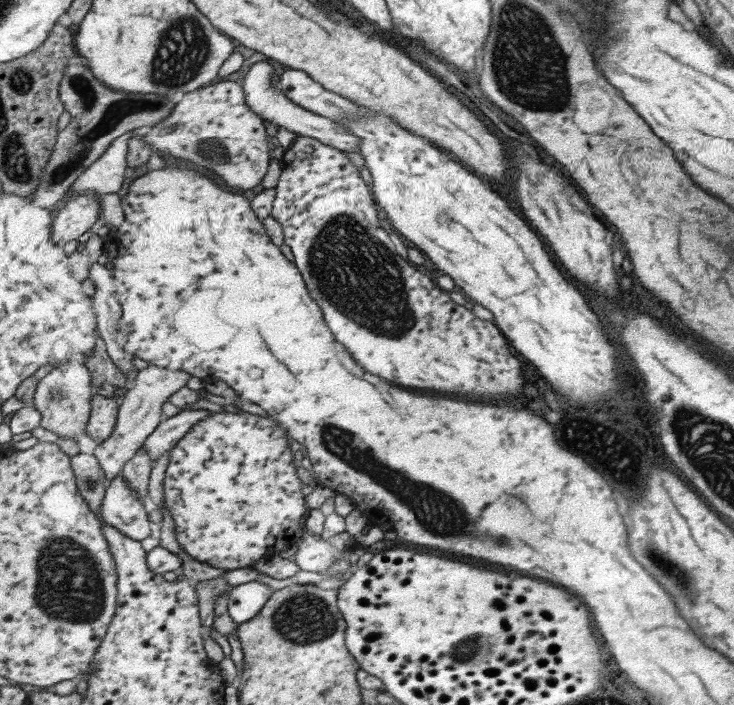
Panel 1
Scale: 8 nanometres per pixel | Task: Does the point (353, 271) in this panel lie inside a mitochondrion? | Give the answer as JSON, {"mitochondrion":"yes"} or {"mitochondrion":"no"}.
{"mitochondrion":"yes"}

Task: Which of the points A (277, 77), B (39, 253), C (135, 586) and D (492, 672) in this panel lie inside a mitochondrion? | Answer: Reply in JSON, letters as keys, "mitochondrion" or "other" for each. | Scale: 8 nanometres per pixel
{"A":"other","B":"other","C":"other","D":"other"}

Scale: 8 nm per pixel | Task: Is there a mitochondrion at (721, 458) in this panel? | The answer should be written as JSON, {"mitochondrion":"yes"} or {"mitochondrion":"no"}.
{"mitochondrion":"yes"}

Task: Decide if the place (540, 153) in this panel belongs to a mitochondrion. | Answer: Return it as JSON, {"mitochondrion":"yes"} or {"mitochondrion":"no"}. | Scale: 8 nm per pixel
{"mitochondrion":"no"}

